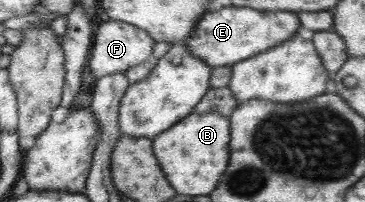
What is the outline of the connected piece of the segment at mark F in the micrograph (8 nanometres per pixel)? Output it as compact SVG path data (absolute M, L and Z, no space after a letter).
M109 19L97 28L91 51L93 57L89 59L89 69L97 80L105 75L120 75L152 58L156 43L157 41L145 29L125 21Z

